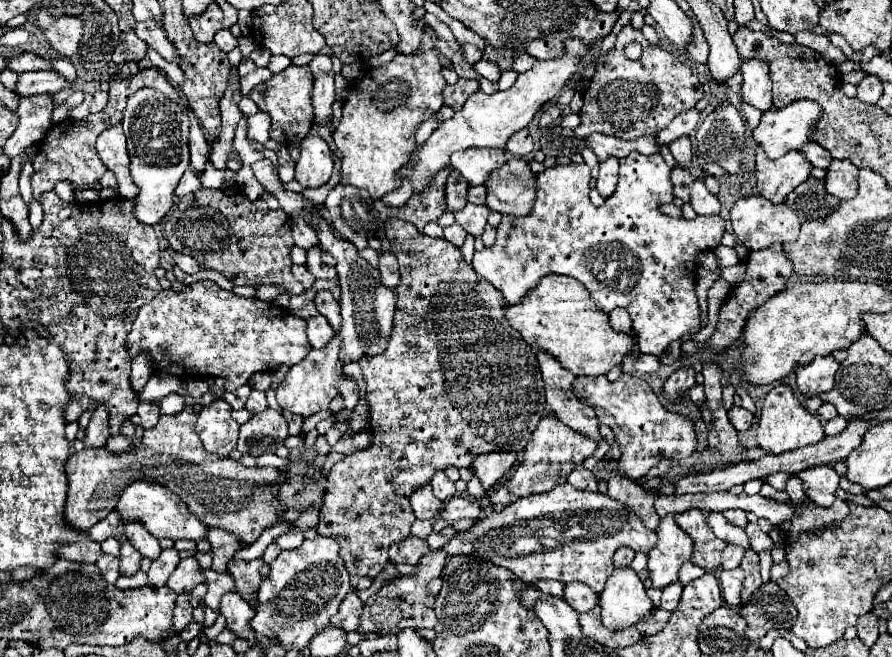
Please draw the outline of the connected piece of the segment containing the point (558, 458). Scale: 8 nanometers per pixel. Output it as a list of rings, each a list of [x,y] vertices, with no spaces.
[[[547,414],[545,418],[541,418],[535,432],[531,434],[531,438],[521,454],[521,462],[519,462],[515,474],[503,486],[489,490],[487,498],[491,500],[491,504],[499,504],[499,502],[509,504],[509,502],[515,502],[519,498],[551,490],[557,484],[563,484],[567,480],[567,474],[571,470],[575,470],[577,466],[581,466],[585,458],[593,456],[595,450],[597,450],[595,442],[591,442],[589,438],[583,438],[581,434],[575,434],[561,420],[551,418],[551,414]]]

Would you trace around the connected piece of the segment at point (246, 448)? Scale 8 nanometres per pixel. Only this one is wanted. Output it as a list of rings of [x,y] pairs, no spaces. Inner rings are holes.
[[[267,408],[259,414],[253,414],[251,420],[241,426],[237,450],[241,454],[261,456],[283,446],[285,438],[287,438],[285,418],[281,416],[281,412]]]

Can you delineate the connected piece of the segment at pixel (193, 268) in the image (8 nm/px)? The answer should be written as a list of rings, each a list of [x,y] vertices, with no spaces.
[[[175,254],[175,266],[179,266],[183,272],[187,272],[187,274],[195,274],[195,272],[199,272],[199,270],[203,270],[191,256],[185,256],[185,254]]]

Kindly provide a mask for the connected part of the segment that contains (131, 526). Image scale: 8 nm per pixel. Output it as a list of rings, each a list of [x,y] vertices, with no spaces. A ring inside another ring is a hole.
[[[125,522],[125,536],[127,540],[149,560],[155,560],[161,554],[161,546],[159,540],[155,536],[151,536],[143,524],[139,522]]]

